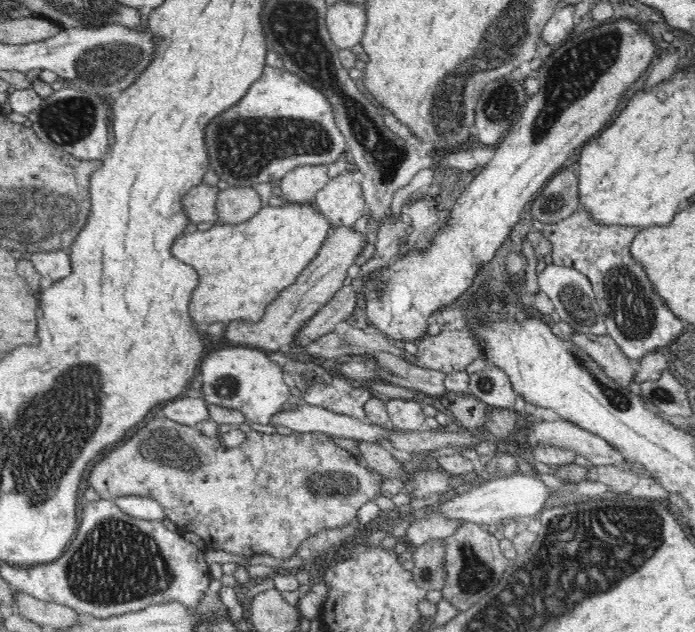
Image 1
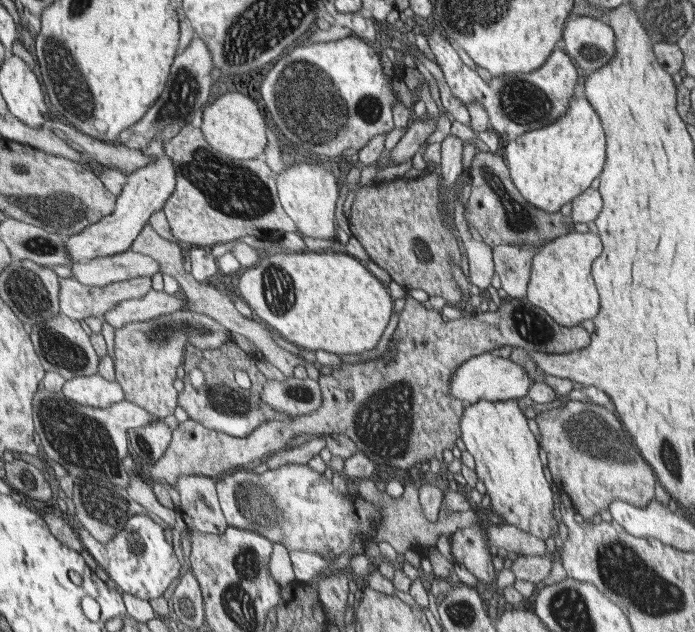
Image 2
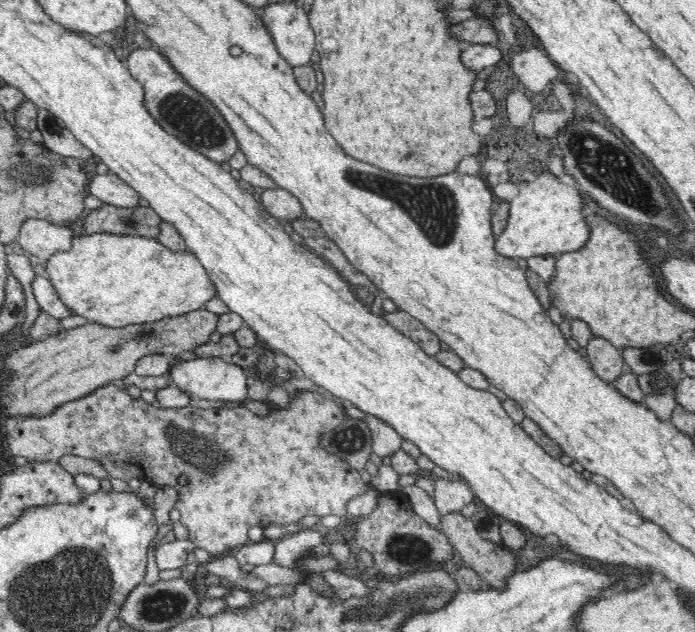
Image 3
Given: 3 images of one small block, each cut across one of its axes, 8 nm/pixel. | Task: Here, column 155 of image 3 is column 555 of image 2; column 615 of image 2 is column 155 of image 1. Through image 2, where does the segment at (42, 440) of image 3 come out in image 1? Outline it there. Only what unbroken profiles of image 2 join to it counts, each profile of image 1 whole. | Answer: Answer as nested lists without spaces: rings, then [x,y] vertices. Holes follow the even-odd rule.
[[[152,411],[151,415],[145,416],[144,420],[136,425],[136,428],[129,428],[128,432],[125,432],[125,436],[121,437],[120,442],[110,446],[110,450],[92,468],[85,468],[84,487],[92,488],[92,492],[100,495],[100,499],[108,501],[128,495],[152,498],[163,508],[167,521],[171,523],[173,528],[195,532],[203,538],[207,546],[213,546],[213,549],[234,552],[240,556],[270,554],[276,558],[290,558],[302,542],[309,536],[320,532],[325,526],[329,529],[336,529],[344,525],[353,528],[351,522],[356,518],[357,511],[363,502],[372,500],[374,494],[381,493],[378,475],[372,470],[368,471],[368,466],[364,466],[349,450],[340,448],[329,434],[288,430],[287,435],[284,436],[271,428],[252,425],[248,421],[240,424],[239,427],[245,432],[243,443],[236,444],[236,447],[228,447],[228,444],[222,443],[216,435],[208,436],[208,432],[201,432],[200,428],[177,423],[176,420],[170,420],[168,416],[164,416],[158,411]],[[284,530],[296,530],[296,544],[294,546],[284,540]]]

